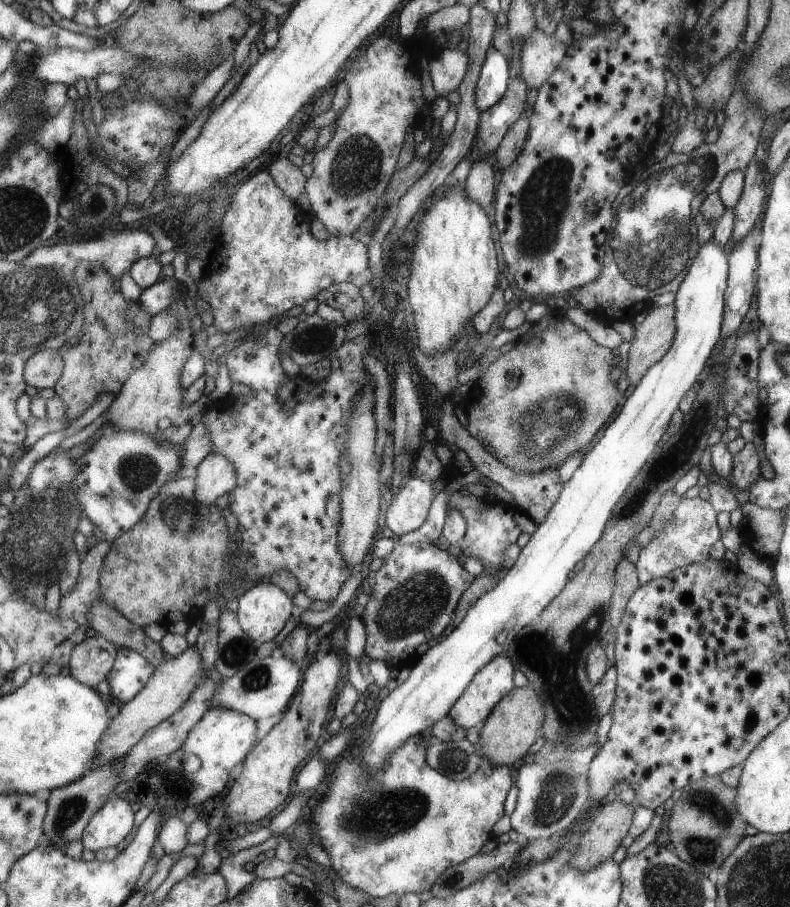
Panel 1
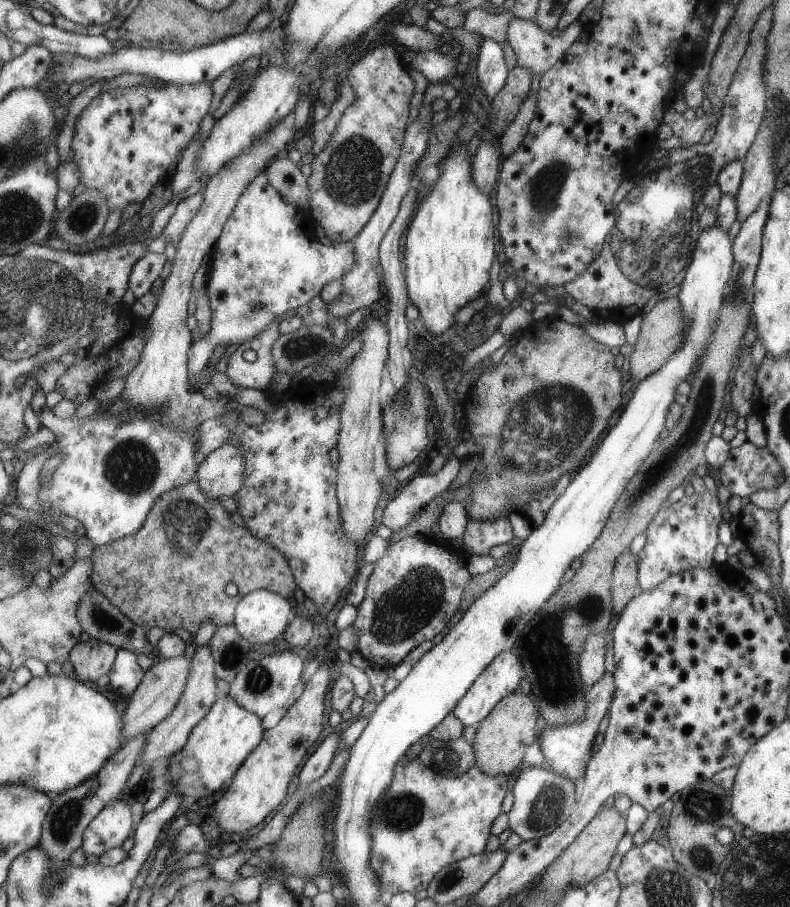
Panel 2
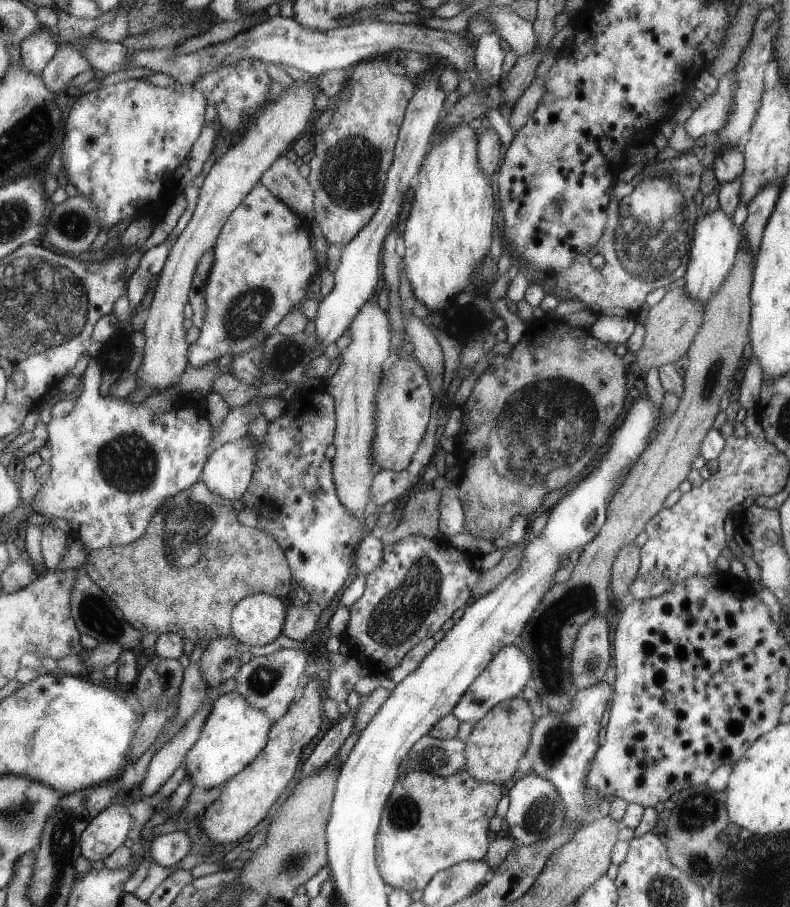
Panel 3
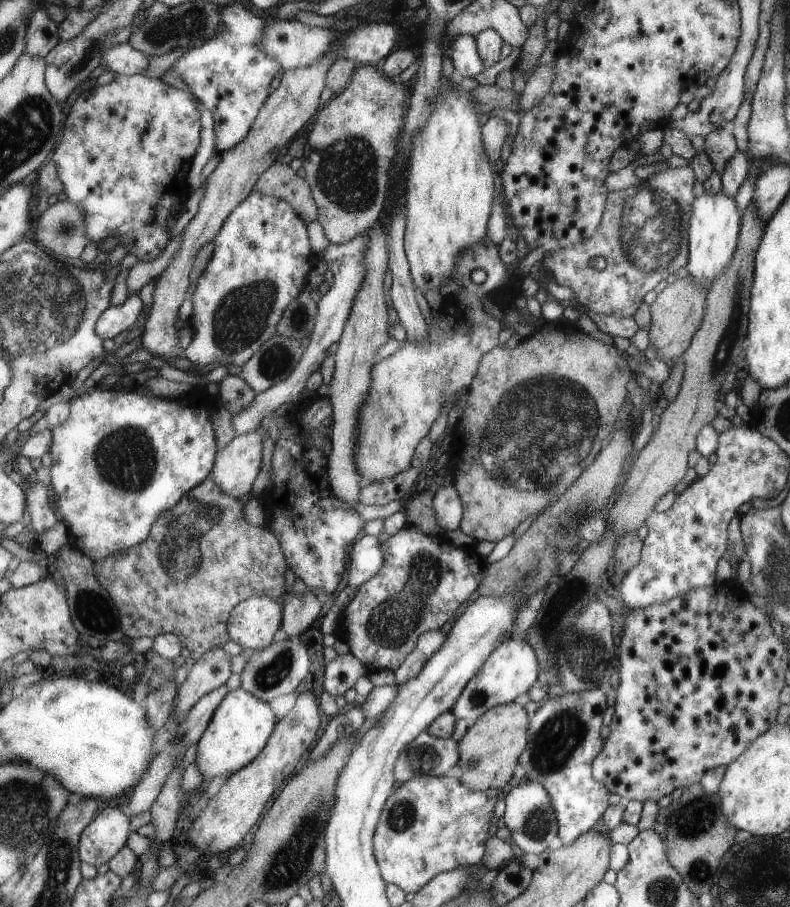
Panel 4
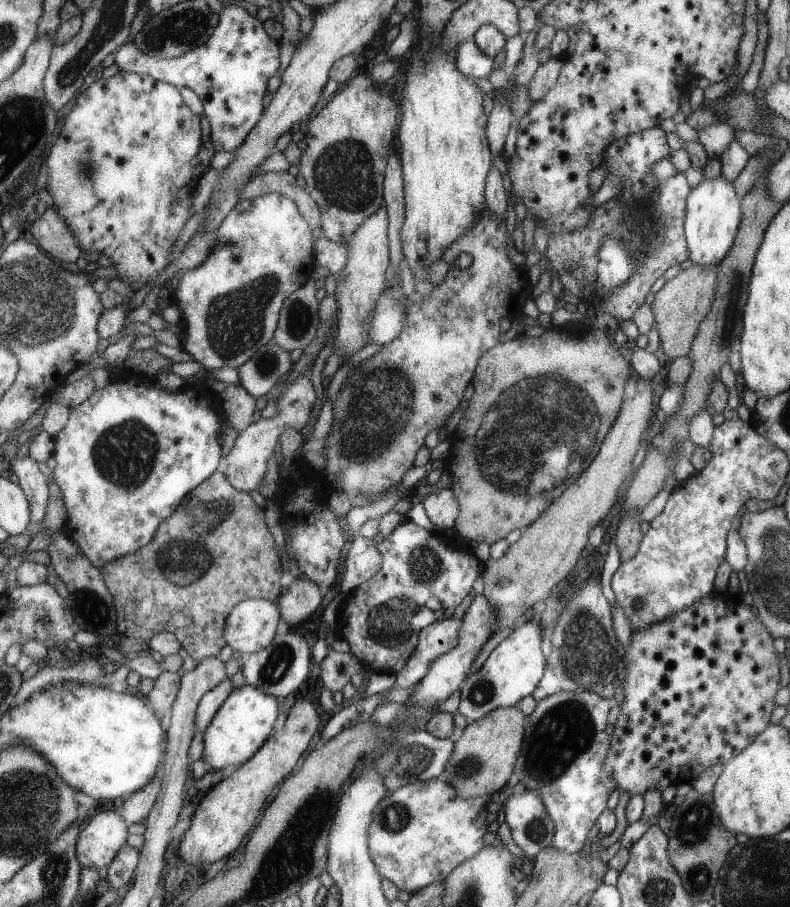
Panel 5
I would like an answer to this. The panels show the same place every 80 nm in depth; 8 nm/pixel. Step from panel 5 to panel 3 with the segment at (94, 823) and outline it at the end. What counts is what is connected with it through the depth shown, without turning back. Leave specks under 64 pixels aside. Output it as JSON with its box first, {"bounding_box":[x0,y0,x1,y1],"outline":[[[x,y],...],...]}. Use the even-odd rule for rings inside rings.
{"bounding_box":[82,802,133,862],"outline":[[[113,802],[93,819],[82,834],[82,854],[91,862],[103,862],[125,844],[132,826],[133,818],[127,807]]]}

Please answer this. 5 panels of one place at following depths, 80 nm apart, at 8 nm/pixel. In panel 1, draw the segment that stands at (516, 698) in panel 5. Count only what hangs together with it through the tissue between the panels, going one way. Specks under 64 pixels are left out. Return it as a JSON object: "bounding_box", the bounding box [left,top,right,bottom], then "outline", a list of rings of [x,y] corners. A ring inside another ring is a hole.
{"bounding_box":[448,654,514,730],"outline":[[[505,654],[493,657],[474,674],[470,684],[466,686],[465,692],[454,702],[448,715],[457,723],[457,726],[465,730],[477,724],[483,724],[487,716],[493,712],[494,706],[514,688],[511,681],[514,671],[512,662]]]}

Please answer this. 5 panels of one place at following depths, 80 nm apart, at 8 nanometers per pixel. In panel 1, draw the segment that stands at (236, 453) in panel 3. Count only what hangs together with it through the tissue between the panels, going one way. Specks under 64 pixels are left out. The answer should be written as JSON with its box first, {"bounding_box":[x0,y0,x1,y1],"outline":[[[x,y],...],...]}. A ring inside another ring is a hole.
{"bounding_box":[196,453,238,507],"outline":[[[209,453],[198,466],[196,494],[204,504],[212,507],[219,496],[228,494],[238,483],[236,466],[224,455]]]}

